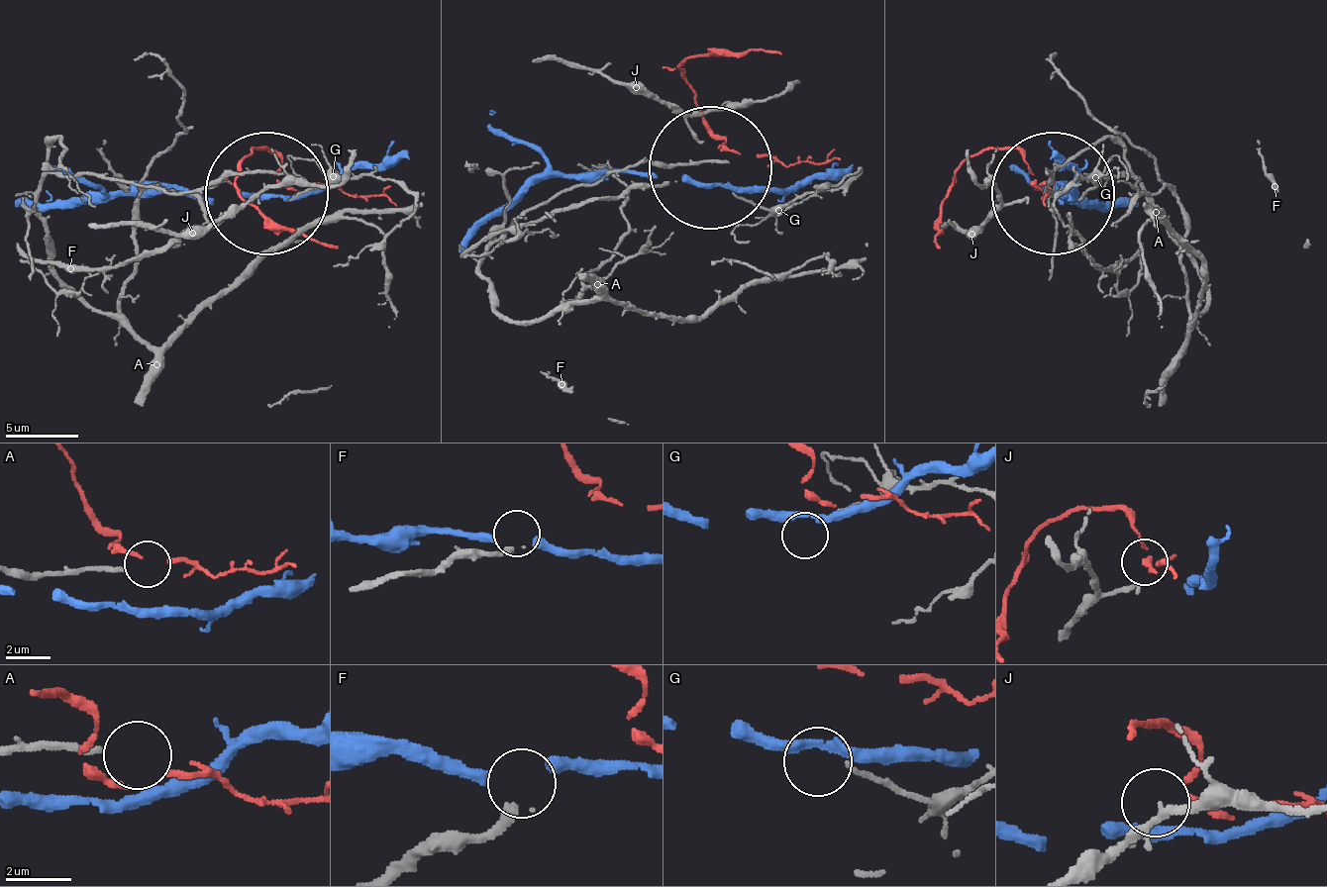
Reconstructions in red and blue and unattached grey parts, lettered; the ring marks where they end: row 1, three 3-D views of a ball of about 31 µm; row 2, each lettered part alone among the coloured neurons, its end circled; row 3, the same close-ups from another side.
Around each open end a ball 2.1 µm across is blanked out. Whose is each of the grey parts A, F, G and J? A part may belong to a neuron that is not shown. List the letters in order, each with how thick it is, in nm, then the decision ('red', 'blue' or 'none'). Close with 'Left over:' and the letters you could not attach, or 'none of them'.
A: calibre 190 nm; none
F: calibre 320 nm; none
G: calibre 160 nm; none
J: calibre 240 nm; red
Left over: A, F, G

